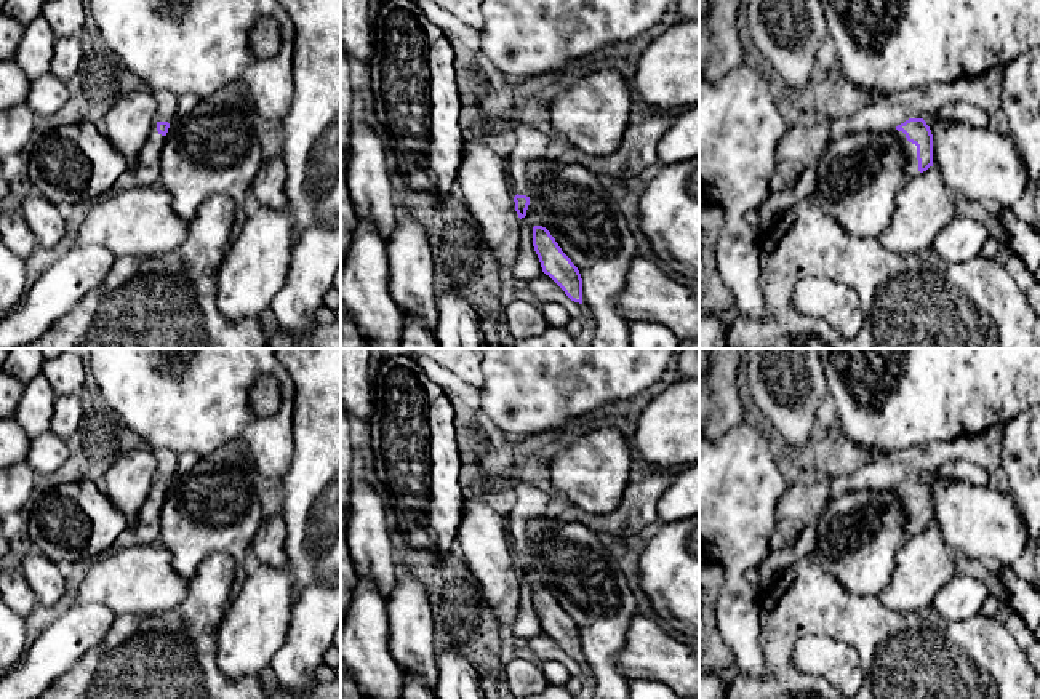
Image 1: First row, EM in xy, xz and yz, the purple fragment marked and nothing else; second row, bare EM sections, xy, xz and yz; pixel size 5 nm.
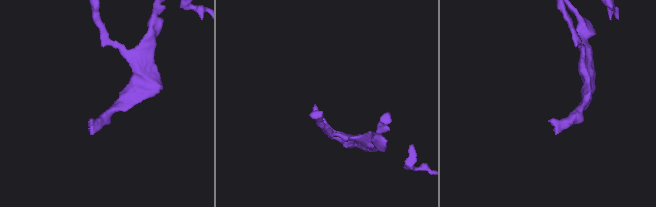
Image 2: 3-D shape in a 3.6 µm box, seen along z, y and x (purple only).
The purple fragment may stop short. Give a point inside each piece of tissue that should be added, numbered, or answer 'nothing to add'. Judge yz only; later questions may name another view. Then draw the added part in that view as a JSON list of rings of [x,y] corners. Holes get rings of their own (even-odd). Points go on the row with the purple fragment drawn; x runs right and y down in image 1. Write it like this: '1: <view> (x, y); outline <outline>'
1: yz (911, 170); outline [[[893,128],[893,130],[894,130],[896,139],[898,139],[901,149],[906,154],[904,173],[906,173],[906,178],[910,179],[910,178],[920,174],[918,160],[917,160],[917,146],[909,142],[902,131],[898,131],[896,128]]]

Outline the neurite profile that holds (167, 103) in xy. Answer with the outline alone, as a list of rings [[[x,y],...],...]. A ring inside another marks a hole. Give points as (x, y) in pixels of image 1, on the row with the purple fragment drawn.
[[[155,91],[157,99],[157,122],[171,123],[178,112],[178,96],[170,91]]]

